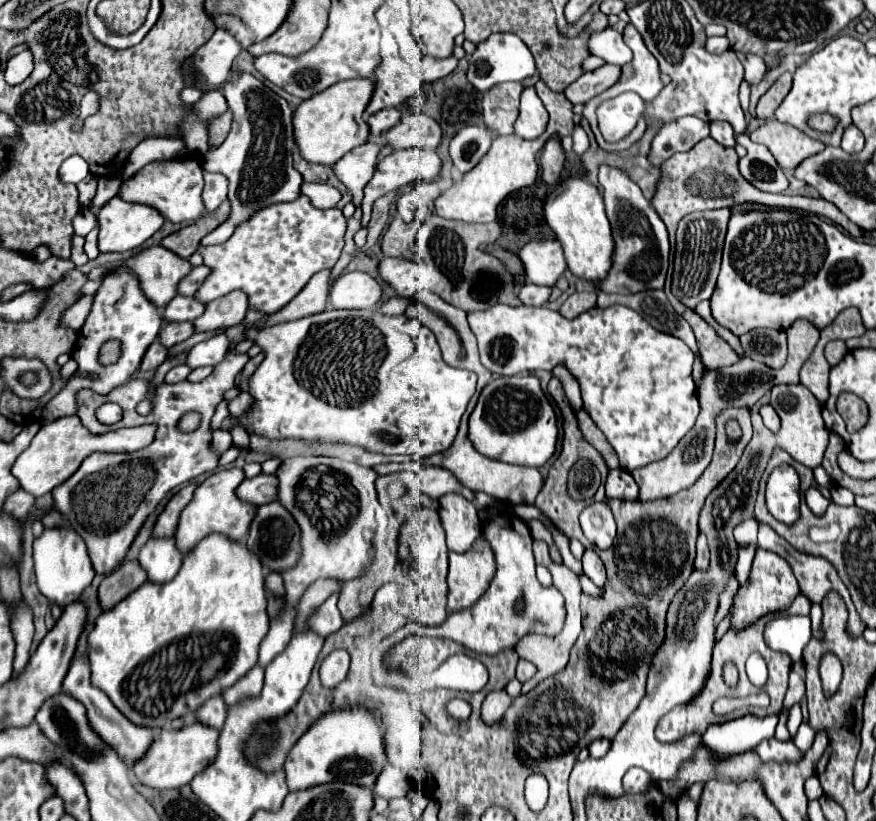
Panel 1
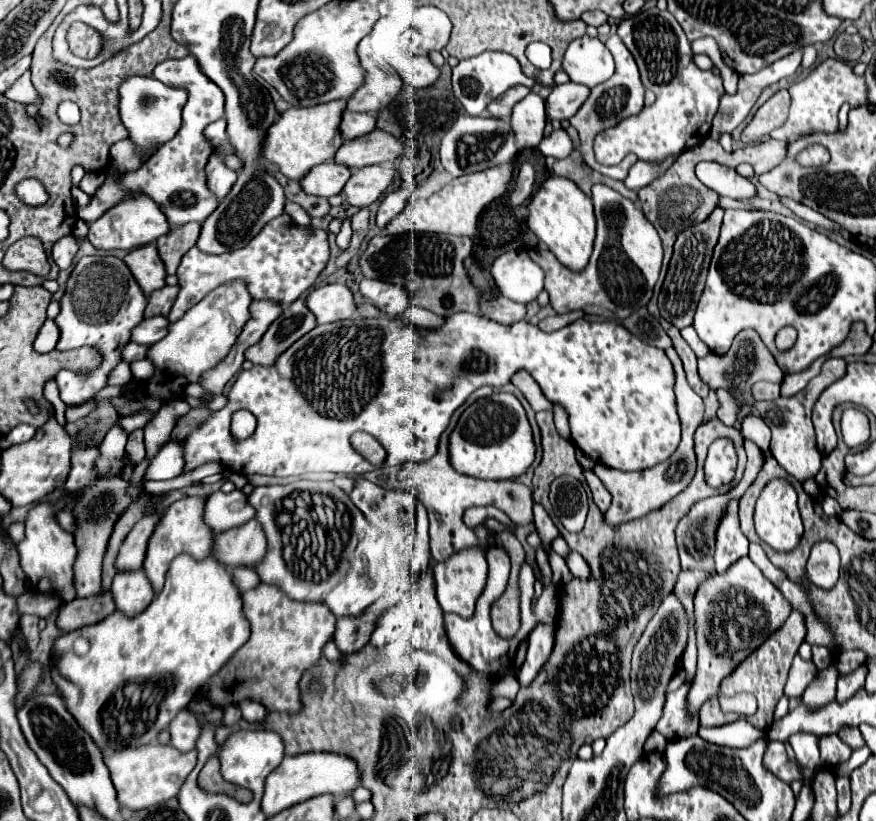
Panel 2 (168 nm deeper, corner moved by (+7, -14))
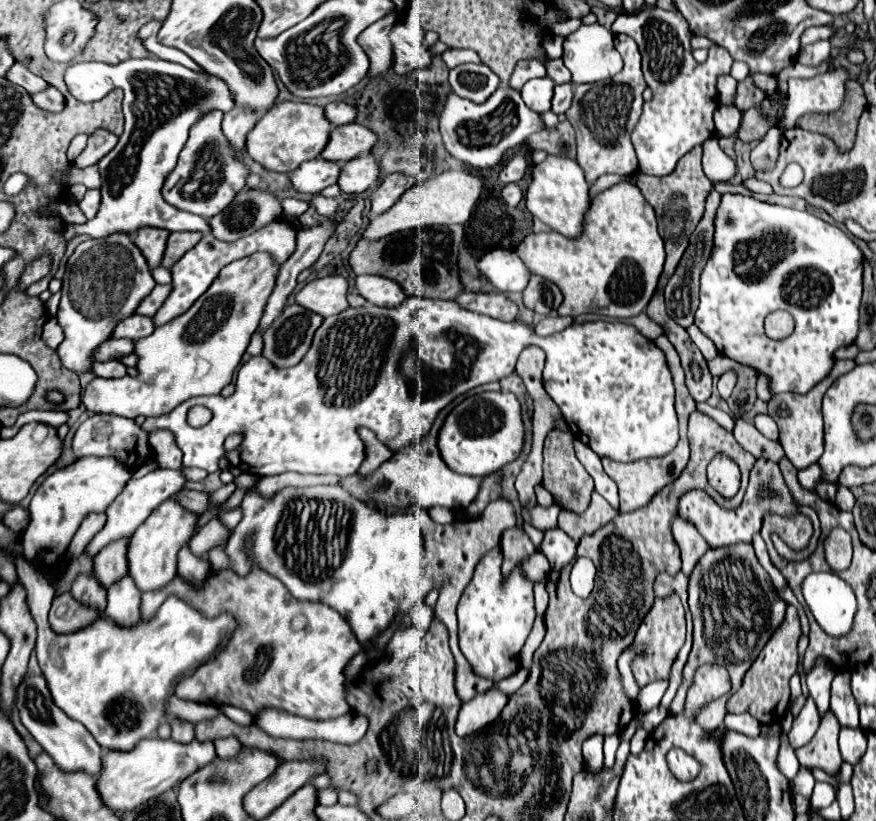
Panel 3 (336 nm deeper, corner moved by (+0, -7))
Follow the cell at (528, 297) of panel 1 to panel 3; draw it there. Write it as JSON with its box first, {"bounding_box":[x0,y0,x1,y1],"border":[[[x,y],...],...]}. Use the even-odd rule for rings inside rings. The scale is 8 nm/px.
{"bounding_box":[455,292,517,320],"border":[[[463,292],[455,298],[455,302],[471,312],[487,314],[499,320],[515,320],[517,306],[505,294],[477,294],[477,292]]]}

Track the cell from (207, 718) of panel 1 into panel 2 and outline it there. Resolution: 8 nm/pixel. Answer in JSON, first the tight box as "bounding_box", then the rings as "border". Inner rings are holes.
{"bounding_box":[170,711,200,751],"border":[[[180,711],[176,719],[170,723],[172,745],[178,751],[192,751],[196,747],[196,739],[200,737],[200,721],[190,711]]]}

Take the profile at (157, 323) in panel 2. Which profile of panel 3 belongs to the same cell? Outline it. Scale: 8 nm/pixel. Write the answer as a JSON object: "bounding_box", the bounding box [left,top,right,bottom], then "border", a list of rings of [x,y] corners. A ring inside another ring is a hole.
{"bounding_box":[111,314,155,342],"border":[[[135,314],[135,316],[129,316],[127,320],[121,320],[115,326],[111,338],[127,338],[127,340],[135,342],[135,340],[139,340],[143,336],[149,336],[153,330],[155,330],[155,326],[151,324],[151,318]]]}

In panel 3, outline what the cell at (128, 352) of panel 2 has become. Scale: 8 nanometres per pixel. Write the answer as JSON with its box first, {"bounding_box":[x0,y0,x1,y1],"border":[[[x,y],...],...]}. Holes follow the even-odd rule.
{"bounding_box":[95,338,133,362],"border":[[[109,338],[105,344],[101,344],[95,352],[95,362],[101,362],[101,360],[113,360],[113,358],[123,358],[127,354],[133,352],[133,342],[131,340],[115,340],[115,338]]]}

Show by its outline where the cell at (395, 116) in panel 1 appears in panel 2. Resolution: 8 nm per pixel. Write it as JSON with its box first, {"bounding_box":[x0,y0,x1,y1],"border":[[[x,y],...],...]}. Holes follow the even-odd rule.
{"bounding_box":[340,111,376,141],"border":[[[344,111],[344,121],[340,123],[340,131],[344,139],[352,141],[358,139],[370,131],[376,129],[376,117],[374,115],[356,115],[354,111]]]}

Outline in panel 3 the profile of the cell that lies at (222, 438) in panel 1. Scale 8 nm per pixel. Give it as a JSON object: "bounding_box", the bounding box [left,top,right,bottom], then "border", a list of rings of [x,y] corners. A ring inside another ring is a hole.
{"bounding_box":[23,456,131,570],"border":[[[97,456],[79,458],[73,464],[49,474],[29,504],[31,522],[23,534],[23,556],[39,570],[51,568],[69,548],[71,538],[79,530],[83,518],[91,512],[105,512],[107,506],[123,492],[131,470],[123,468],[119,460],[107,460]]]}

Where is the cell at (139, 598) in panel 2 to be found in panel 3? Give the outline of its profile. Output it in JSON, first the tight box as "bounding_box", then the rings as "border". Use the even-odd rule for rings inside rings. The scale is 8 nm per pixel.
{"bounding_box":[107,576,141,628],"border":[[[129,576],[117,580],[111,588],[107,588],[107,618],[115,620],[115,624],[121,628],[135,626],[141,620],[139,596],[141,592],[135,590]]]}

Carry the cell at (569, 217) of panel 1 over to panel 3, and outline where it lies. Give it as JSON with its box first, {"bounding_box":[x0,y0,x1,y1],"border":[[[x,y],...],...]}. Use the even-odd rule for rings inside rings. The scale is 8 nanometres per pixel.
{"bounding_box":[525,154,589,238],"border":[[[549,154],[541,164],[531,168],[531,182],[525,192],[527,210],[545,222],[555,232],[575,238],[579,236],[583,216],[589,208],[589,184],[585,182],[583,170],[579,164],[567,156],[553,156]]]}

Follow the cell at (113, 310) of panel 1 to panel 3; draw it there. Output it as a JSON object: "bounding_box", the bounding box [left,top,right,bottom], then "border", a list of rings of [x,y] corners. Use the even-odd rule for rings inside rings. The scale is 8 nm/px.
{"bounding_box":[57,232,155,372],"border":[[[115,232],[105,238],[85,240],[79,244],[67,260],[61,288],[63,296],[57,312],[57,322],[65,334],[65,340],[57,348],[63,364],[73,372],[91,370],[93,350],[111,336],[111,328],[115,328],[119,320],[135,314],[139,302],[153,288],[155,280],[147,260],[133,244],[131,234]]]}

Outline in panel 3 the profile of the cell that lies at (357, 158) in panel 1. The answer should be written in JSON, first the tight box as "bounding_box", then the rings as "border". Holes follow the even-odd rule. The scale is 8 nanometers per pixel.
{"bounding_box":[289,160,339,194],"border":[[[309,160],[303,162],[289,174],[289,180],[297,192],[319,194],[323,188],[335,184],[339,178],[339,164],[327,160]]]}

